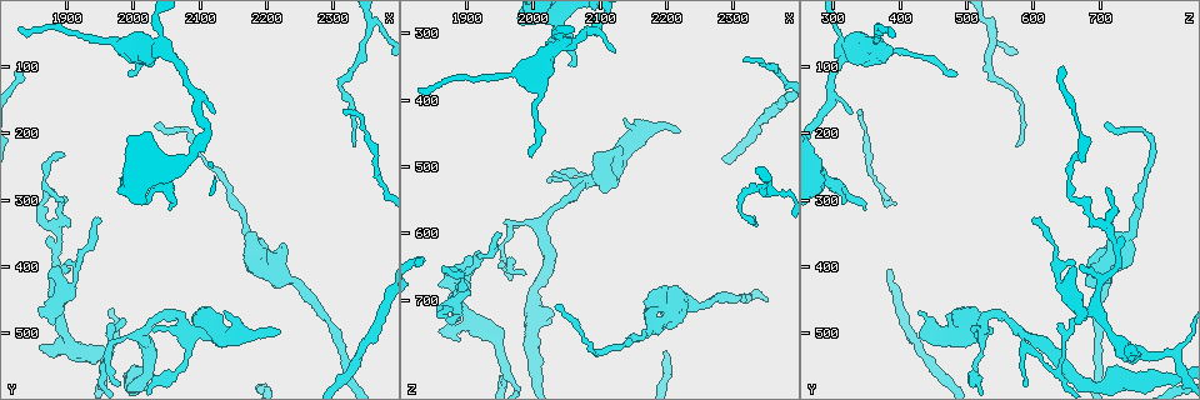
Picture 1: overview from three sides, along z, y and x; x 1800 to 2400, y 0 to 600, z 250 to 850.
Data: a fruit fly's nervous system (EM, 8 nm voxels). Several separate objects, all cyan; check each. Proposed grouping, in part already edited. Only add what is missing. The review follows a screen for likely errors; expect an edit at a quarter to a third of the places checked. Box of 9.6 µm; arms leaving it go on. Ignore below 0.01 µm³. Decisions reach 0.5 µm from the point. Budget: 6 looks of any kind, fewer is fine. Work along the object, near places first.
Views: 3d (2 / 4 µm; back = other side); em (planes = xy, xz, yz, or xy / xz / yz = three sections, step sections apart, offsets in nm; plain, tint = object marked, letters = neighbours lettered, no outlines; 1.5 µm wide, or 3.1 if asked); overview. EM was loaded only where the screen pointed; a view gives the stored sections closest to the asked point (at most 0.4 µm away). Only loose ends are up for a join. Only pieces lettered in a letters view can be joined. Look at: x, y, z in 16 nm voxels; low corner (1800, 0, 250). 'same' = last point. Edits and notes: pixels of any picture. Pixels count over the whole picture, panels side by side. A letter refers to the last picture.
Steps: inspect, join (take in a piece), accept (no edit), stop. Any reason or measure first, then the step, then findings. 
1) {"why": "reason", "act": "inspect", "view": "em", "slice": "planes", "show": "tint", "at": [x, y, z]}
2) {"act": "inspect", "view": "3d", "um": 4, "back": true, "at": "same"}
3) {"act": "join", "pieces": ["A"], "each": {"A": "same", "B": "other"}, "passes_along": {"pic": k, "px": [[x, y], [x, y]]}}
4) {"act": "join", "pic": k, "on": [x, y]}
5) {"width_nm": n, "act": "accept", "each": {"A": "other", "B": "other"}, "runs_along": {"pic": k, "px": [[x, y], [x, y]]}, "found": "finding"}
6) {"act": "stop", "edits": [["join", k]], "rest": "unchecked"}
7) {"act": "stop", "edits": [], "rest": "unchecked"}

{"why": "tapers out", "act": "inspect", "view": "em", "slice": "xy", "step": 4, "show": "tint", "at": [2220, 495, 450]}

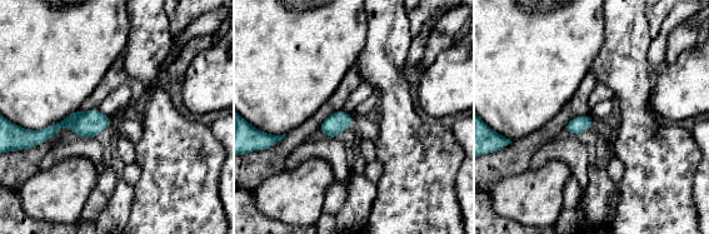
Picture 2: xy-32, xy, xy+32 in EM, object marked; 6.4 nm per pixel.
{"act": "inspect", "view": "em", "slice": "planes", "show": "letters", "at": "same"}

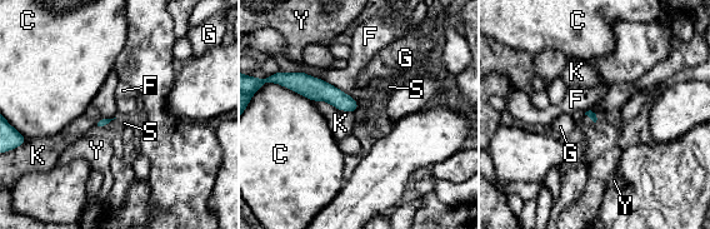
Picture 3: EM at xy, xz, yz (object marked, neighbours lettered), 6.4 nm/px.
{"act": "join", "pieces": ["S"], "each": {"C": "other", "F": "other", "G": "other", "K": "other", "S": "same", "Y": "other"}, "passes_along": {"pic": 3, "px": [[321, 90], [356, 105], [389, 86]]}, "found": "it goes on there"}

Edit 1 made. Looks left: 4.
{"why": "free end", "act": "inspect", "view": "em", "slice": "planes", "show": "tint", "at": [2035, 190, 715]}

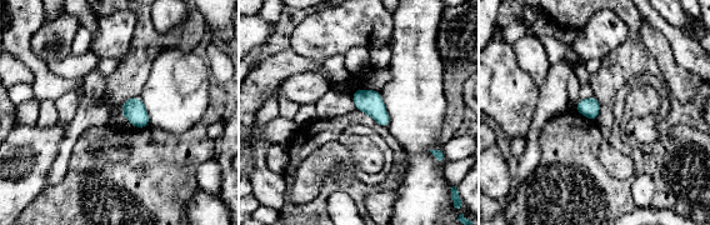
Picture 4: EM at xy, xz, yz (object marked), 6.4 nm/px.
{"why": "see the neighbours", "act": "inspect", "view": "em", "slice": "planes", "show": "letters", "at": "same"}

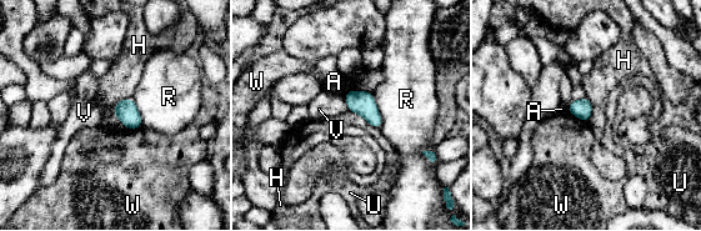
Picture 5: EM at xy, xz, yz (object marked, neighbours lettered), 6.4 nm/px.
{"width_nm": 130, "act": "accept", "each": {"A": "other", "H": "other", "R": "other", "U": "other", "V": "other", "W": "other"}, "border": {"pic": 5, "px": [[586, 96], [592, 110]]}, "found": "none of them fits"}

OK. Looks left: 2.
{"why": "branch stops here", "act": "inspect", "view": "em", "slice": "yz", "step": 8, "show": "plain", "at": [2320, 170, 340]}

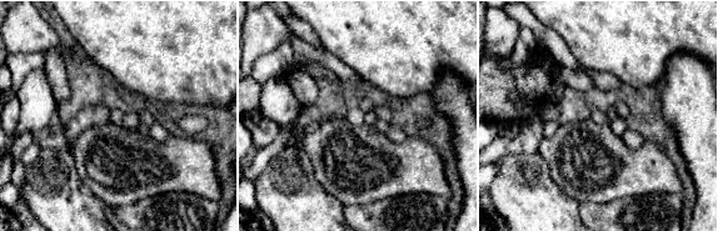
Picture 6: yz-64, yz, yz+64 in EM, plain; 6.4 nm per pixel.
{"act": "inspect", "view": "em", "slice": "yz", "step": 8, "show": "letters", "at": "same"}

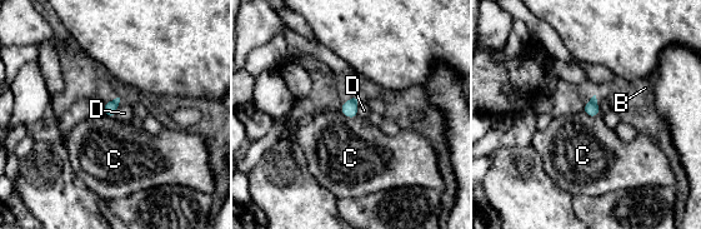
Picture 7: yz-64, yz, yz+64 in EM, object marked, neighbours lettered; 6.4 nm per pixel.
{"width_nm": 80, "act": "accept", "each": {"B": "other", "C": "other", "D": "other"}, "border": {"pic": 7, "px": [[340, 110], [350, 118], [357, 115]]}, "found": "no lettered piece goes on from it"}

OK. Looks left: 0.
{"act": "stop", "edits": [["join", 3]], "rest": "unchecked"}

